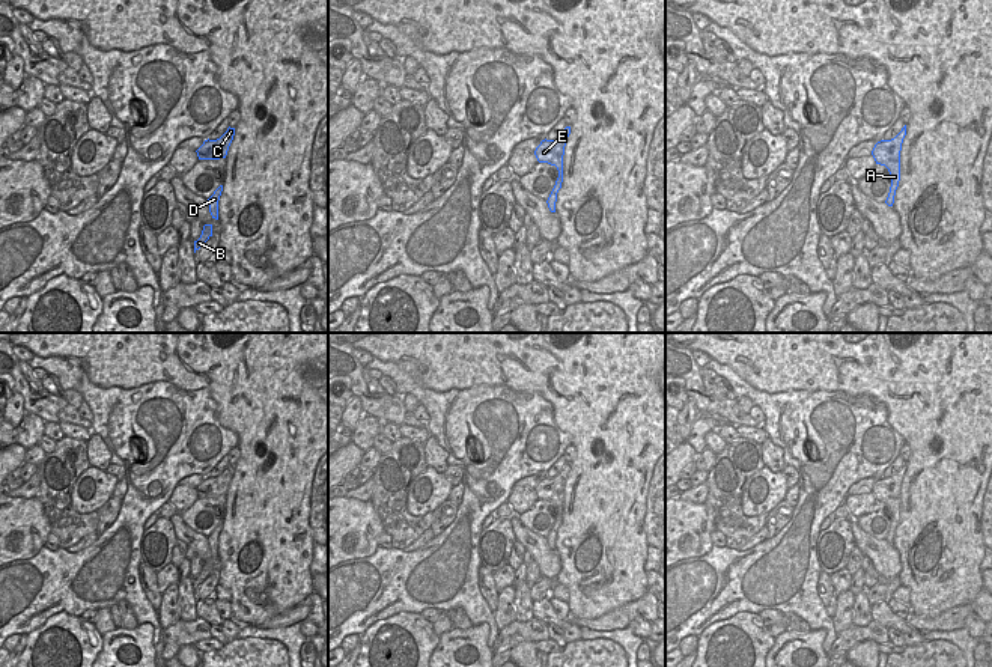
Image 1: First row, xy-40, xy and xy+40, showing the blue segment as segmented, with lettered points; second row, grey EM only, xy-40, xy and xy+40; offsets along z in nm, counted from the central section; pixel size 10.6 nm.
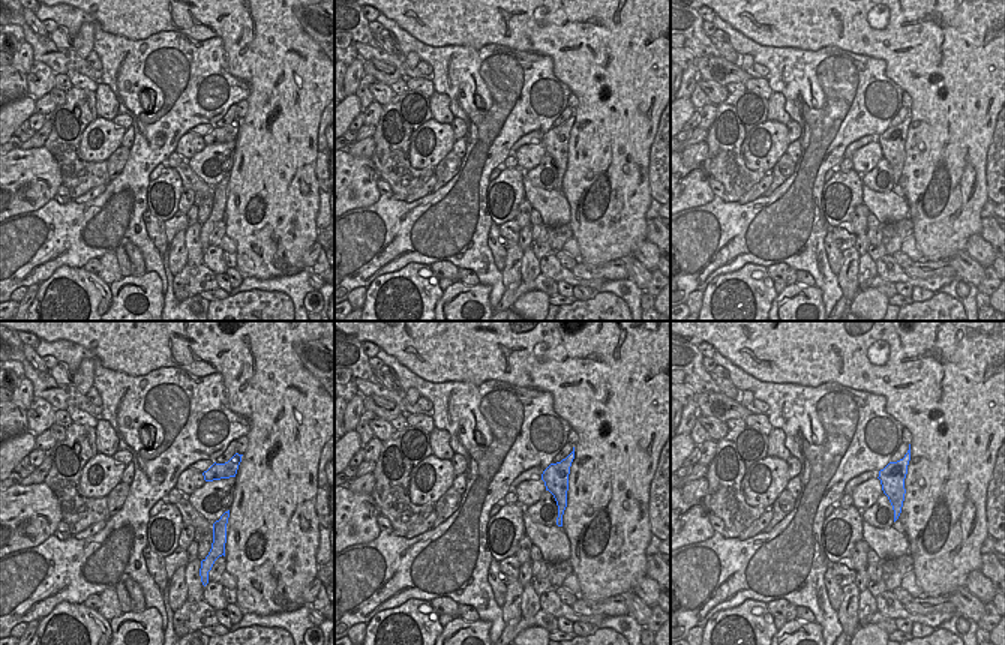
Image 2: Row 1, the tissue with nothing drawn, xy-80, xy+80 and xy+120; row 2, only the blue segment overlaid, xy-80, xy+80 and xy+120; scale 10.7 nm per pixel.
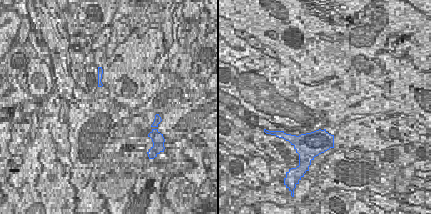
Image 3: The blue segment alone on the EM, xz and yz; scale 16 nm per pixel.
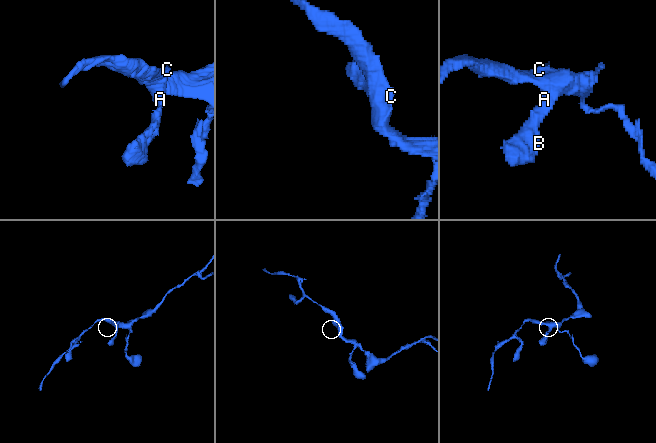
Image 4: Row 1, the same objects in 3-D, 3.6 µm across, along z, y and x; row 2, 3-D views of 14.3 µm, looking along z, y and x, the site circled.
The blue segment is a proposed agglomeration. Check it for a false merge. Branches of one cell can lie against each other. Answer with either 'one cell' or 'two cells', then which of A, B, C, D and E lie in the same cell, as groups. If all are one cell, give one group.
one cell | A B C D E

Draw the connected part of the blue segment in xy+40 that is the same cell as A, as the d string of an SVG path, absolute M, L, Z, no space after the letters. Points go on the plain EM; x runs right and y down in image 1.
M906 462L894 476L878 479L872 488L876 501L885 503L891 513L891 524L885 538L888 544L893 544L894 541L896 527L900 518L900 488L905 473Z

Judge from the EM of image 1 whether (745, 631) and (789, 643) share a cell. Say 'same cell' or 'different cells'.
different cells

